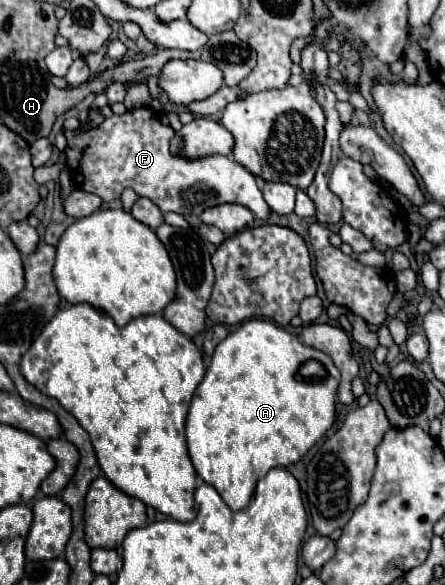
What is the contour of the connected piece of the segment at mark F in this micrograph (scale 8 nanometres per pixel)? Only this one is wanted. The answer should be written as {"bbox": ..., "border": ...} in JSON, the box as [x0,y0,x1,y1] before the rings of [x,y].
{"bbox":[65,107,271,221],"border":[[[139,107],[139,109],[131,109],[125,115],[113,115],[111,119],[105,119],[99,127],[91,129],[91,131],[65,131],[67,137],[67,163],[69,169],[73,173],[75,185],[83,191],[95,193],[99,195],[103,201],[113,201],[119,199],[123,189],[133,189],[137,195],[151,199],[161,213],[173,211],[179,215],[201,215],[205,209],[209,207],[217,207],[223,203],[237,203],[243,205],[247,209],[251,209],[251,213],[257,219],[267,221],[271,217],[271,207],[265,203],[261,189],[257,187],[255,175],[251,171],[247,171],[243,165],[239,165],[237,161],[233,161],[231,157],[225,155],[209,155],[203,159],[183,159],[183,157],[173,157],[169,153],[169,139],[175,135],[175,131],[171,127],[163,127],[159,117],[149,109],[149,107]]]}

